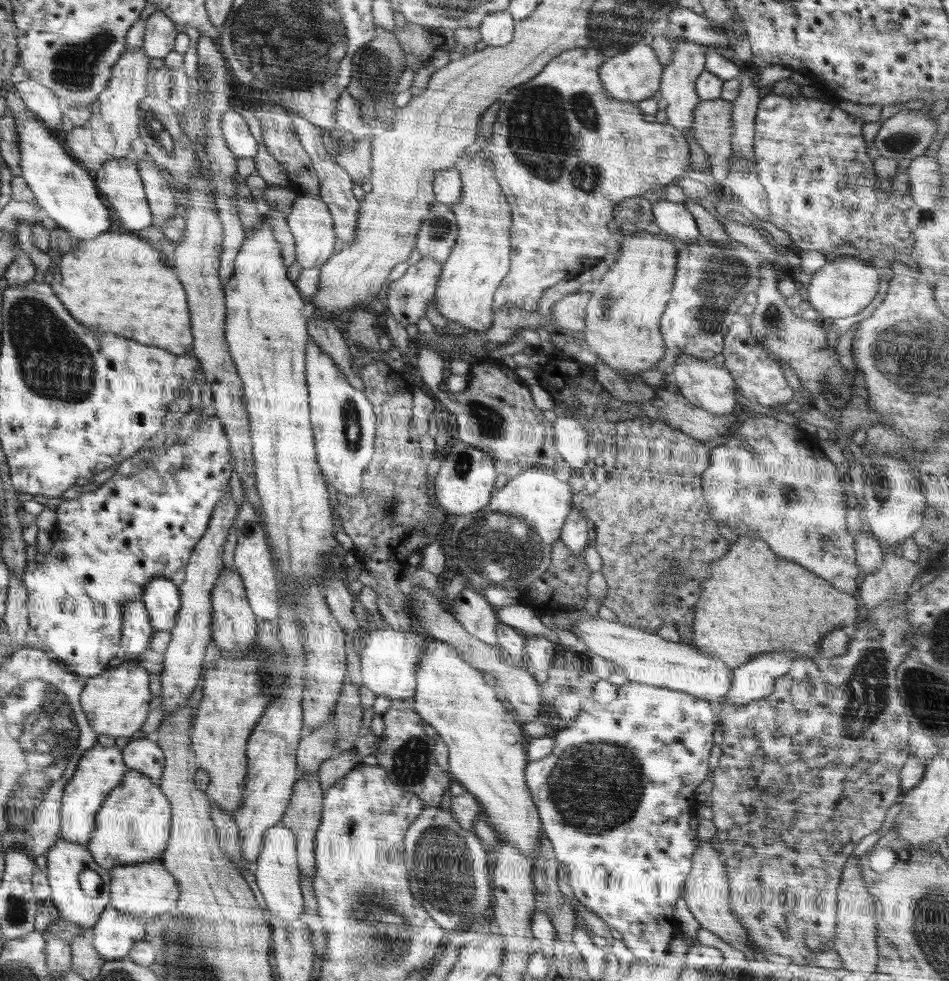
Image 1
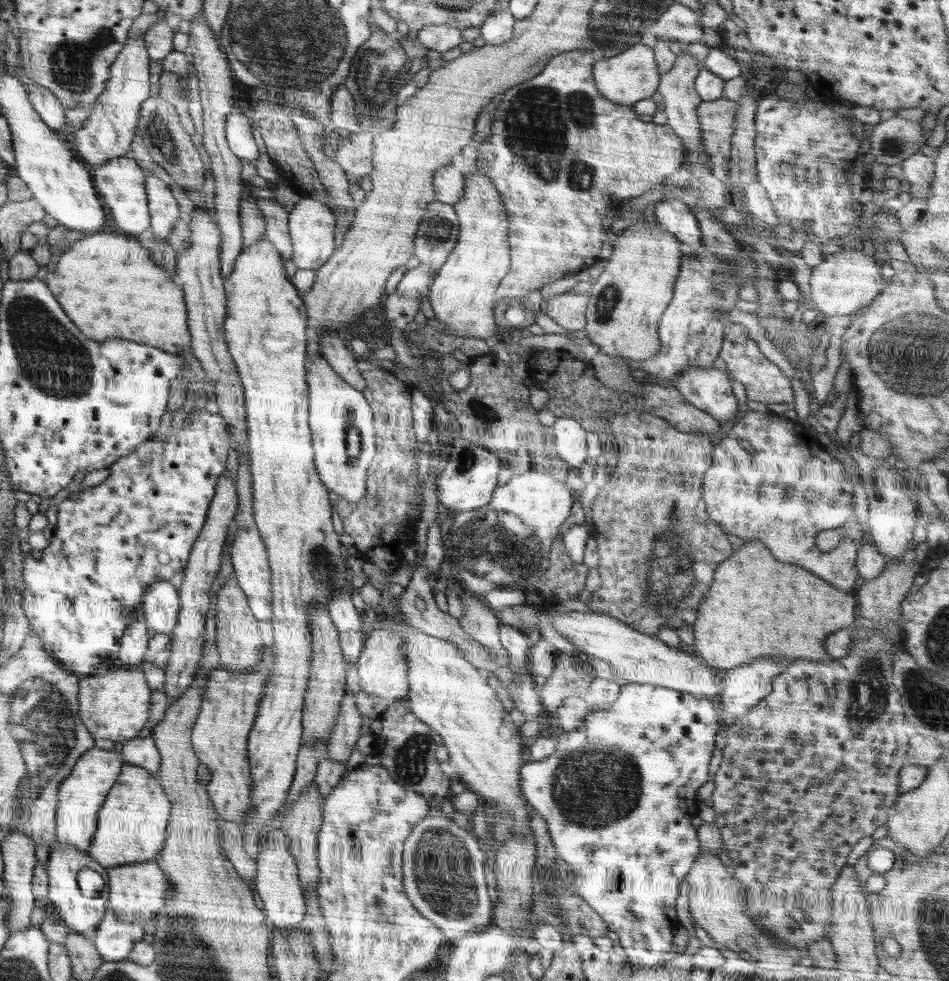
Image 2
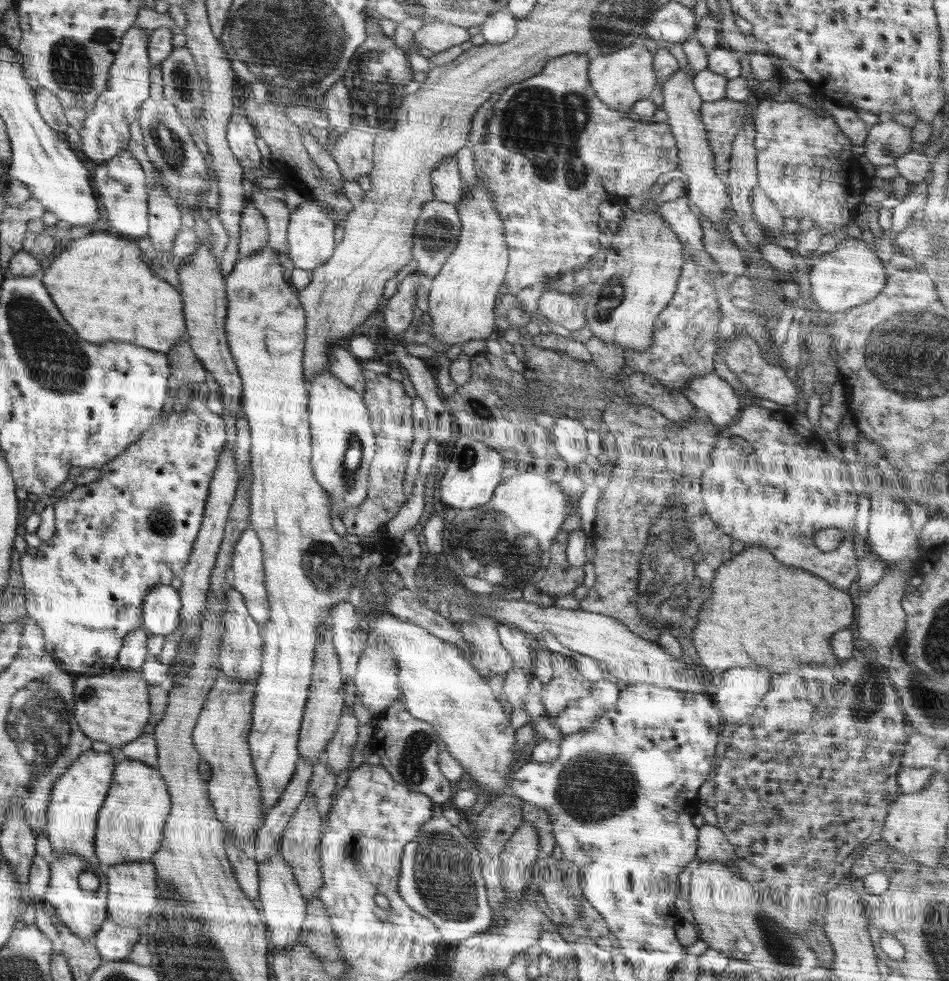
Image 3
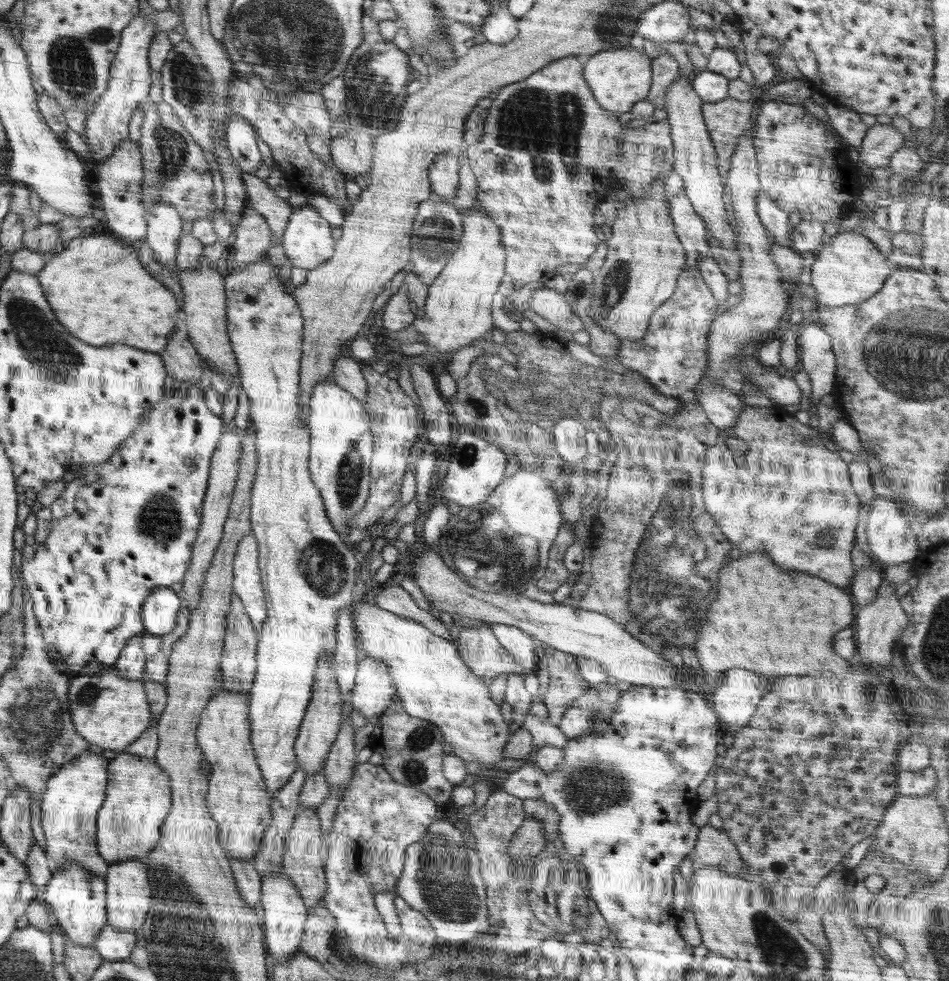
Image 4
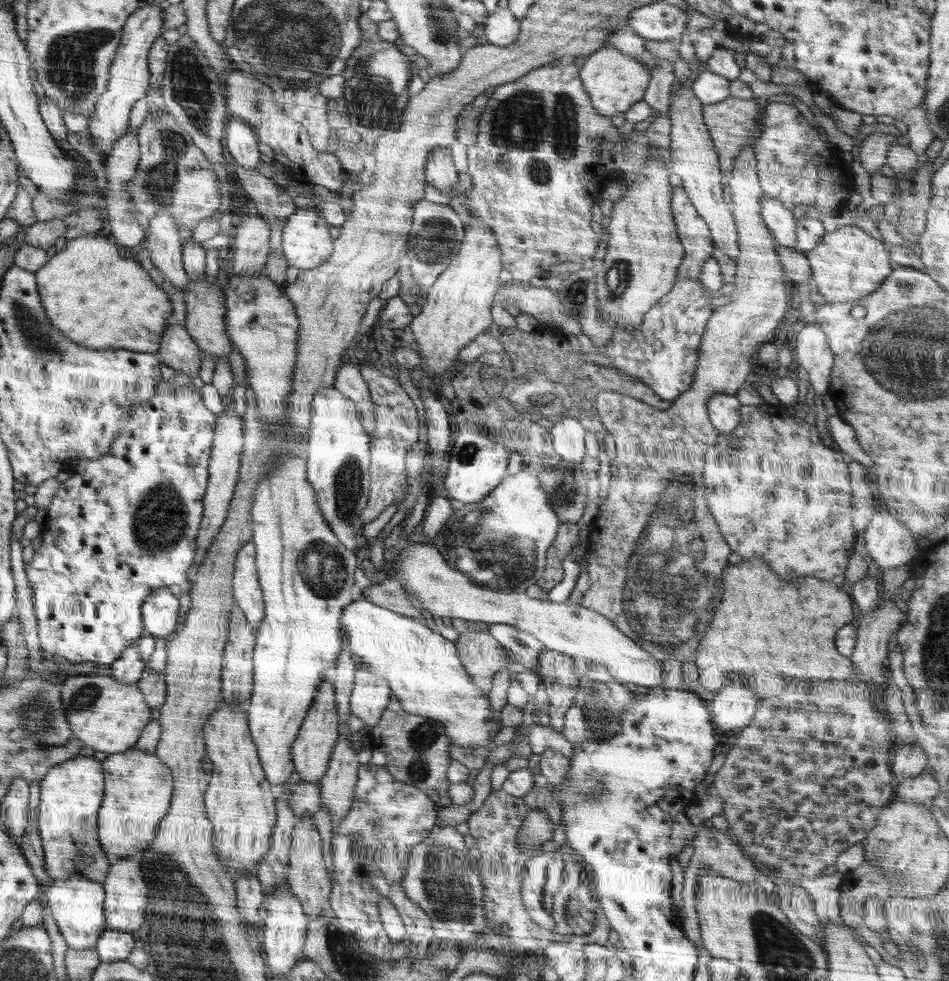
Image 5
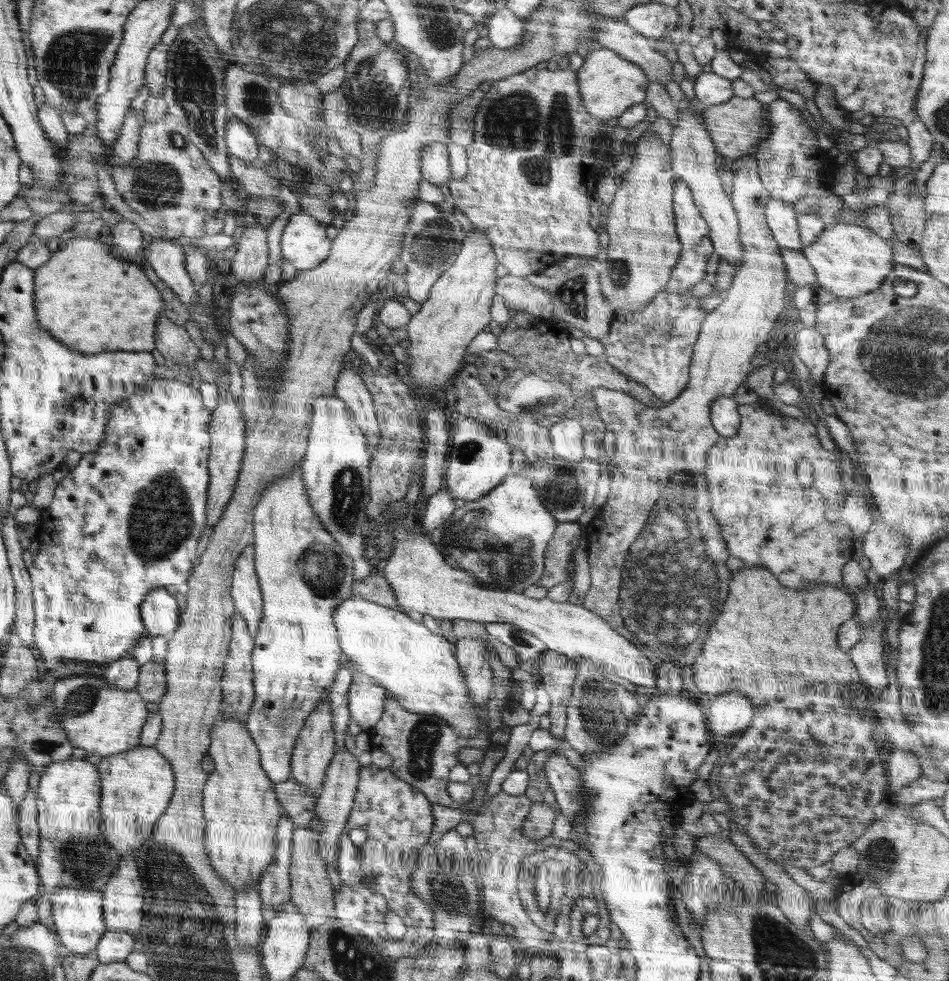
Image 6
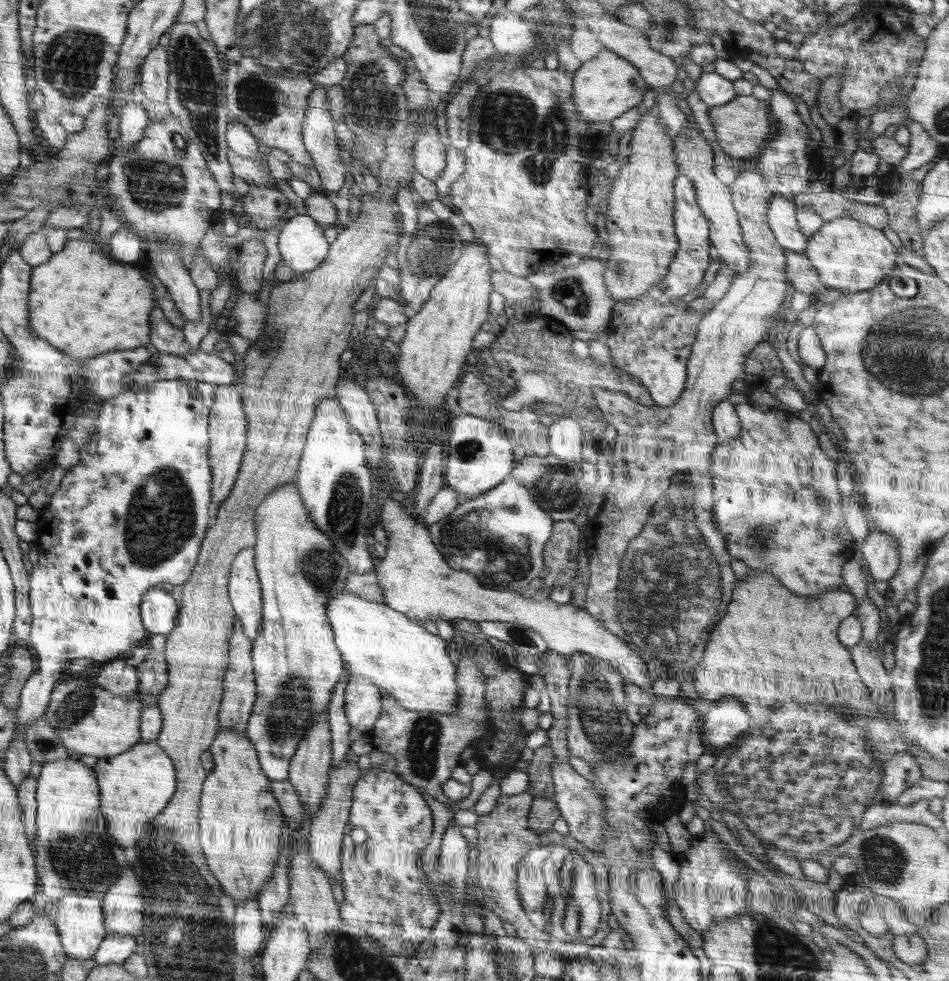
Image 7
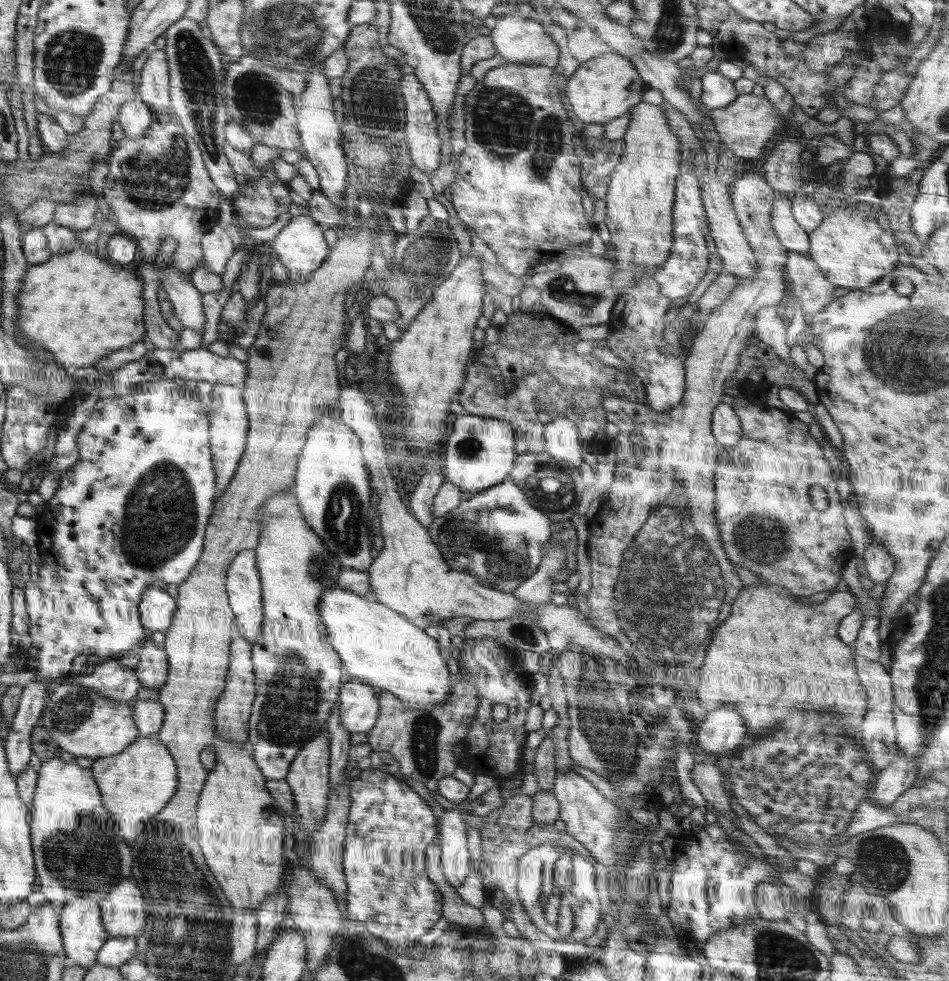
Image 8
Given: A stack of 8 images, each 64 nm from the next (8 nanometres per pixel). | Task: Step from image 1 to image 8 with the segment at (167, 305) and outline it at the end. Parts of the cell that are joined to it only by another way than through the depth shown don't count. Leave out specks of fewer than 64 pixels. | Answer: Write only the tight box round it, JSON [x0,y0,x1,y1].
[16,242,145,370]

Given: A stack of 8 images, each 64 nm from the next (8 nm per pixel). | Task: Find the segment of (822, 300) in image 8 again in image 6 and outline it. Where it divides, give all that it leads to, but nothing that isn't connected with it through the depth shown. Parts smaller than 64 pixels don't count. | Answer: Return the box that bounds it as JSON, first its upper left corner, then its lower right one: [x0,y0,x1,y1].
[780,247,821,293]

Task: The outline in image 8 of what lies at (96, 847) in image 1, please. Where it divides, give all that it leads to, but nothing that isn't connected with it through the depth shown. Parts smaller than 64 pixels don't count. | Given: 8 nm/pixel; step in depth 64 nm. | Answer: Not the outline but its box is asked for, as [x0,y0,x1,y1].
[91,734,178,838]

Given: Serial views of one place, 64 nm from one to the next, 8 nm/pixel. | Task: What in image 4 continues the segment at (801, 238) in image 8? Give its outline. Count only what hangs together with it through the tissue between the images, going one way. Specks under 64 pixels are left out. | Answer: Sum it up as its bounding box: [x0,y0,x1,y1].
[756,190,790,245]

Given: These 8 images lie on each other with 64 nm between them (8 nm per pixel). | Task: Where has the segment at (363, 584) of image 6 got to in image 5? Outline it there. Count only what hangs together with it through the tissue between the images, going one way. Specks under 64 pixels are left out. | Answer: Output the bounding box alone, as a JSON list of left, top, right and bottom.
[358,577,421,617]

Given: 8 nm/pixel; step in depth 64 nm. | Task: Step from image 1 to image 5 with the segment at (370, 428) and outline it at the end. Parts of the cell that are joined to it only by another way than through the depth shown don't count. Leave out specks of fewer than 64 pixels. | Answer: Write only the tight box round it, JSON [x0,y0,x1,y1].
[306,387,371,552]

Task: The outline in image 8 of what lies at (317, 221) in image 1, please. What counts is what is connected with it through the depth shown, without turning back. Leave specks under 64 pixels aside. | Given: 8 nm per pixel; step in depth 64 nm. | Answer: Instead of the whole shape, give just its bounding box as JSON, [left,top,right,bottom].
[272,215,329,281]

